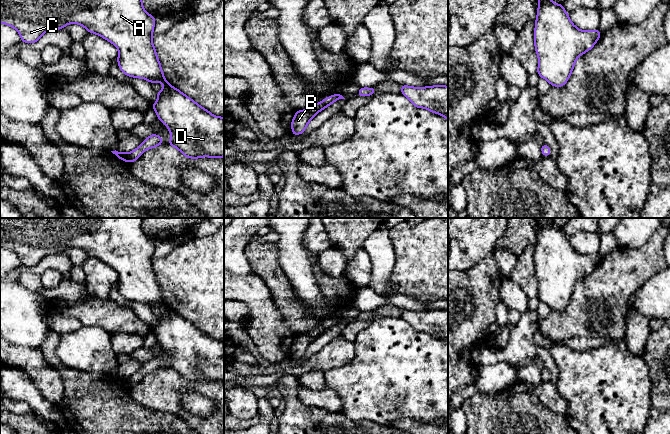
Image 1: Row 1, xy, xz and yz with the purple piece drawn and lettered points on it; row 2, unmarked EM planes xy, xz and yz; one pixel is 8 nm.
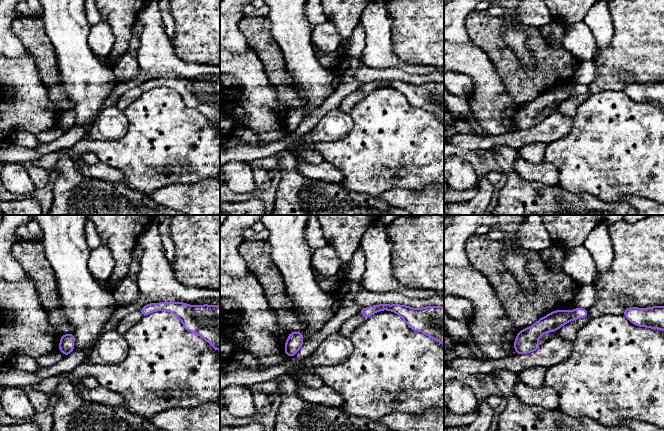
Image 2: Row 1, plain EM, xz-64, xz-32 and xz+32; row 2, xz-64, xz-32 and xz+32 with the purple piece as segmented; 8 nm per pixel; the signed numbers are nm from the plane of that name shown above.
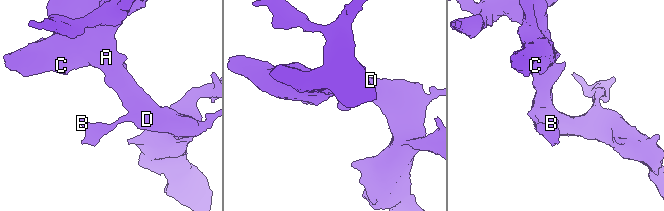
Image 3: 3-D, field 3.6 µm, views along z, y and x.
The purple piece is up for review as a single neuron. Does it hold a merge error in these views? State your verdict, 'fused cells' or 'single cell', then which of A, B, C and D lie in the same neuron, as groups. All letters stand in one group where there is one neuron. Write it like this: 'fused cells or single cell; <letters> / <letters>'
single cell; A B C D

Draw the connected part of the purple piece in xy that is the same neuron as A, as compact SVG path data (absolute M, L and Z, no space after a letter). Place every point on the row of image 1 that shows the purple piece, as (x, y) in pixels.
M0 0L0 23L13 27L18 31L21 42L35 43L44 33L51 30L64 29L67 24L80 24L88 32L99 35L118 48L118 67L129 77L142 78L154 82L162 82L163 89L157 92L158 100L152 104L158 119L168 127L171 134L169 145L177 148L185 157L197 159L201 157L224 157L224 117L214 116L201 107L193 99L171 86L164 77L156 49L152 43L156 17L148 14L142 0Z

